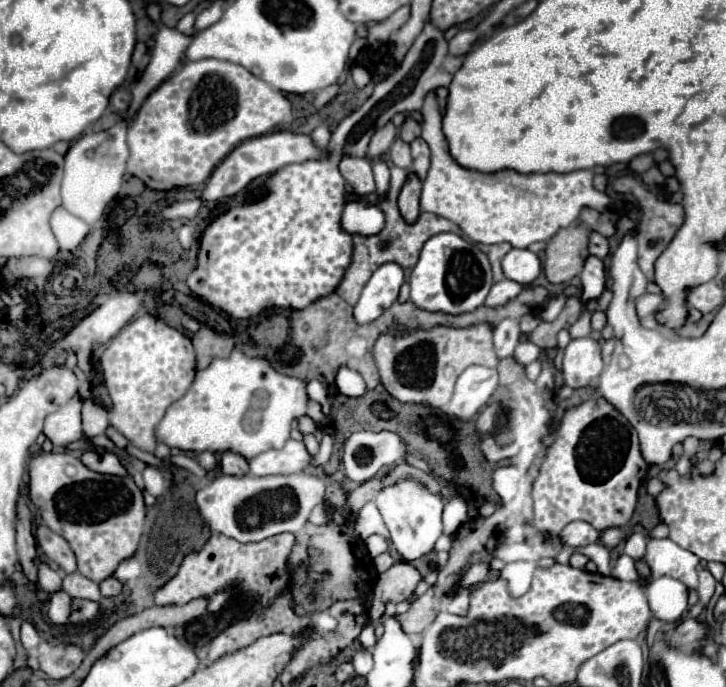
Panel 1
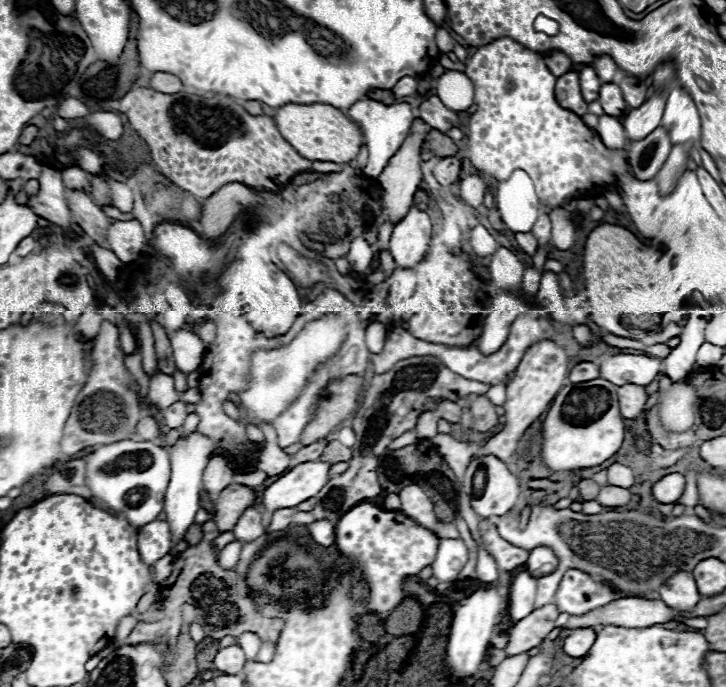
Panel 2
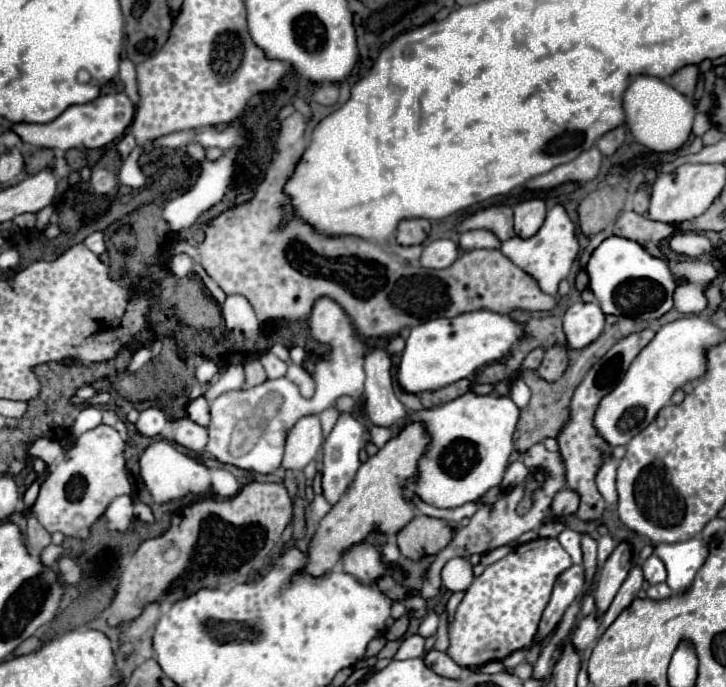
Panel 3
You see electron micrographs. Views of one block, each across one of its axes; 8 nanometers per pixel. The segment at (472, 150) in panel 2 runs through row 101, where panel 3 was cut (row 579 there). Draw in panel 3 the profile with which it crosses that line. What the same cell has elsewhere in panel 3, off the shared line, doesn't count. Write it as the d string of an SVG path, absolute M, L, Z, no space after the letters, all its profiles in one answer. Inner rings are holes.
M536 538L532 542L520 544L506 558L490 564L480 576L474 578L474 582L470 584L470 588L466 590L462 602L458 604L458 608L454 612L454 620L448 628L450 648L446 650L446 654L456 664L464 666L464 670L474 670L486 662L504 660L508 654L528 646L538 632L538 622L550 600L552 586L554 586L558 574L562 570L566 570L568 566L572 566L572 560L570 560L568 552L562 548L562 544L554 538Z

